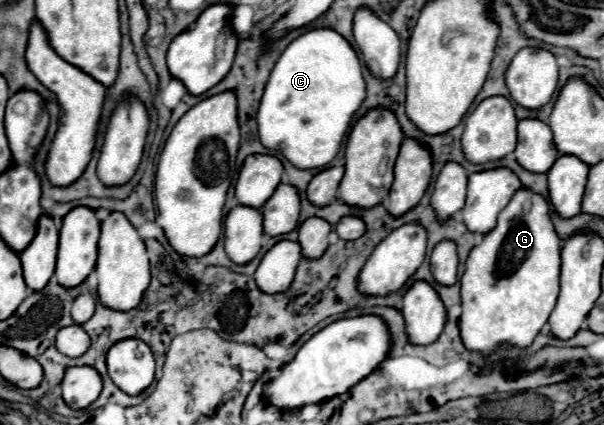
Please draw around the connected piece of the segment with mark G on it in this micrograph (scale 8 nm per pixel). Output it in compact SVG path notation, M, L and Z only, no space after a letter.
M519 188L511 202L499 212L497 226L487 232L473 248L467 258L465 272L461 276L461 338L469 350L477 350L483 354L493 352L499 344L509 342L517 348L525 348L533 342L533 338L545 326L549 314L555 308L559 294L559 272L561 272L561 238L555 232L555 226L549 216L549 204L537 192L529 192L529 188Z

